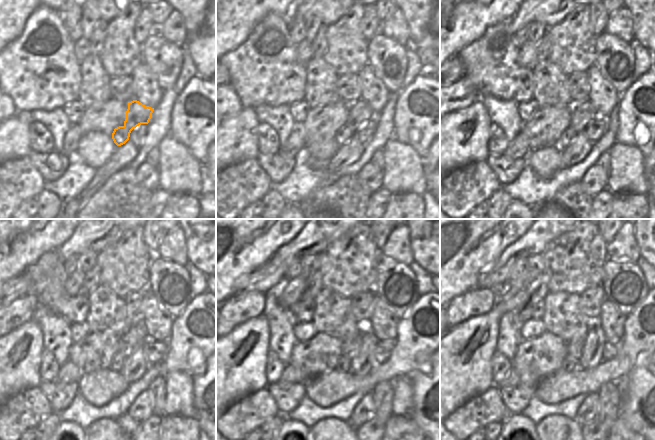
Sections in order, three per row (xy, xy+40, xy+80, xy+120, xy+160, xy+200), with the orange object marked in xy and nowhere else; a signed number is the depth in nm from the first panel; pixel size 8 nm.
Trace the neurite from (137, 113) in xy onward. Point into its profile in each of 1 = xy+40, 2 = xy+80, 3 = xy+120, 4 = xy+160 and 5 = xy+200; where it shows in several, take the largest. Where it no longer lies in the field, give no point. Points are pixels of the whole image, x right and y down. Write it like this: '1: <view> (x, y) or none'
1: xy+40 (359, 112)
2: xy+80 (581, 113)
3: xy+120 (137, 335)
4: xy+160 (350, 348)
5: xy+200 (574, 350)

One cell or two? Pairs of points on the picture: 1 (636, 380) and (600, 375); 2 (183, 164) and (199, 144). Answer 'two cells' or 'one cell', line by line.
1: two cells
2: two cells

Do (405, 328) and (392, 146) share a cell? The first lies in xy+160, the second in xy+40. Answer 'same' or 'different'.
different

